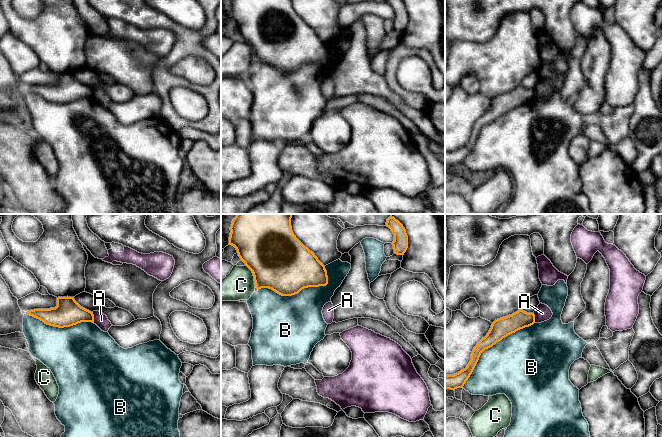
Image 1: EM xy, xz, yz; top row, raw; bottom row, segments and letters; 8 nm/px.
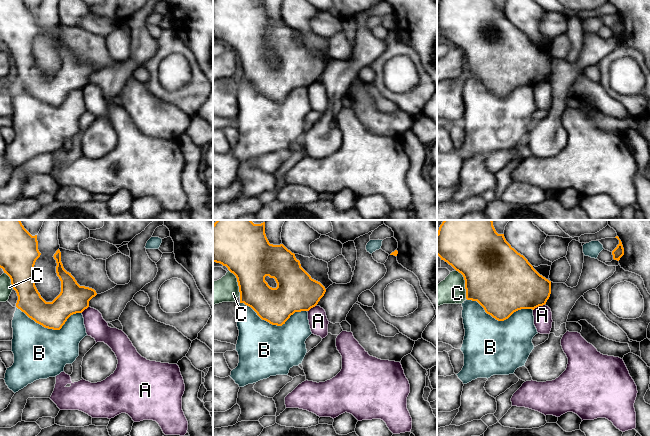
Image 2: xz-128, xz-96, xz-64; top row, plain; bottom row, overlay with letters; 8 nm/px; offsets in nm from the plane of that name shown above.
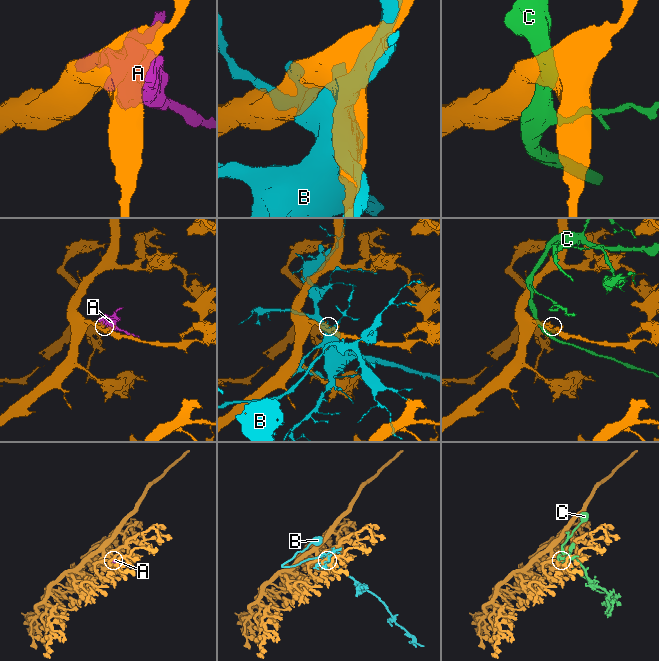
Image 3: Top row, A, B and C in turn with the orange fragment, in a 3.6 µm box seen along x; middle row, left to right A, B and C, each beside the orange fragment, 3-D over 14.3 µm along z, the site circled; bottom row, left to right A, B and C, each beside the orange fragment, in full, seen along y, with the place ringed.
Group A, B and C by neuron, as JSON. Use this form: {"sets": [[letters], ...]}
{"sets": [["A"], ["B"], ["C"]]}

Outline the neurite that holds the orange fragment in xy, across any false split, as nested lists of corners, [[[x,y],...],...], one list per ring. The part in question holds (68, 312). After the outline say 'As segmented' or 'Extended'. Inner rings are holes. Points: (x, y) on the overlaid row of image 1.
[[[58,297],[57,306],[50,309],[34,309],[26,314],[40,319],[45,324],[64,328],[81,322],[94,323],[93,312],[81,307],[74,297]]]. As segmented

